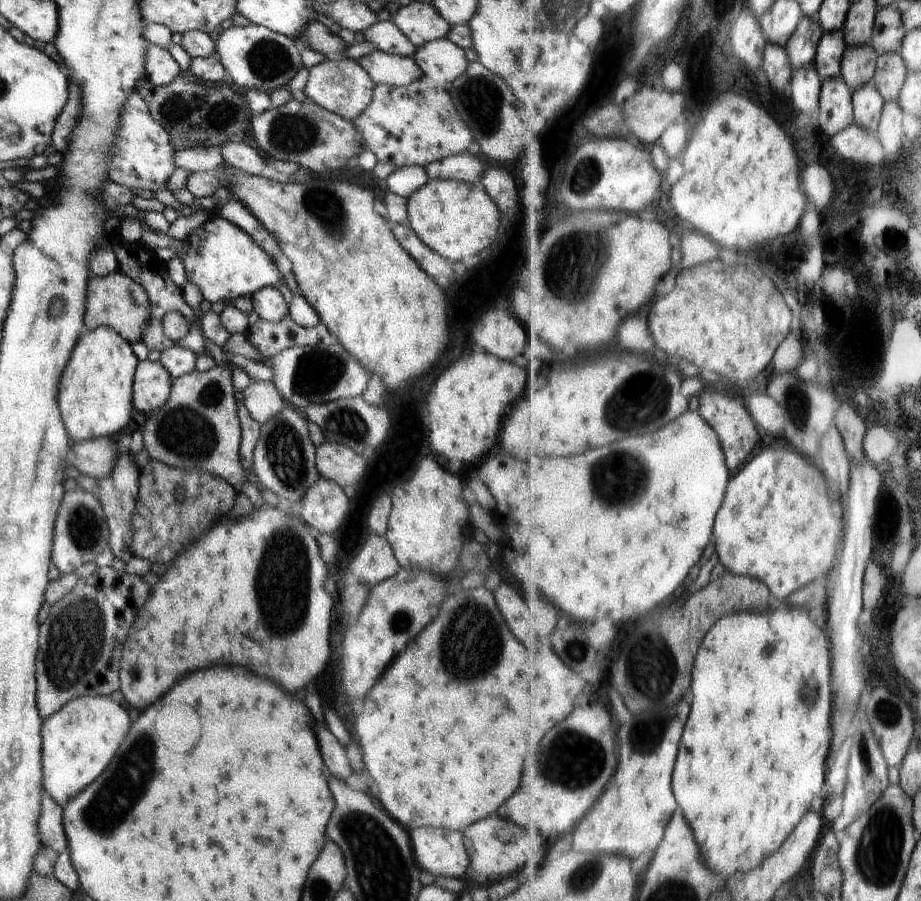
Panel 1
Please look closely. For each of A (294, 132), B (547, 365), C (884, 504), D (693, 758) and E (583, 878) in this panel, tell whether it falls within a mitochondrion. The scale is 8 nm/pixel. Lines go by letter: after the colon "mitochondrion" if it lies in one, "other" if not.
A: mitochondrion
B: other
C: mitochondrion
D: other
E: mitochondrion

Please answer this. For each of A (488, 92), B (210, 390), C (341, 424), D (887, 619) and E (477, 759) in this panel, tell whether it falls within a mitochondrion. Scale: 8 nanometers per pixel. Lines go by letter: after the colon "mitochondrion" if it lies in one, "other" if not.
A: mitochondrion
B: mitochondrion
C: mitochondrion
D: other
E: other

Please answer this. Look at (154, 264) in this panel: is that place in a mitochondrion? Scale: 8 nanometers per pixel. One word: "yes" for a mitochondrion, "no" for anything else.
no

